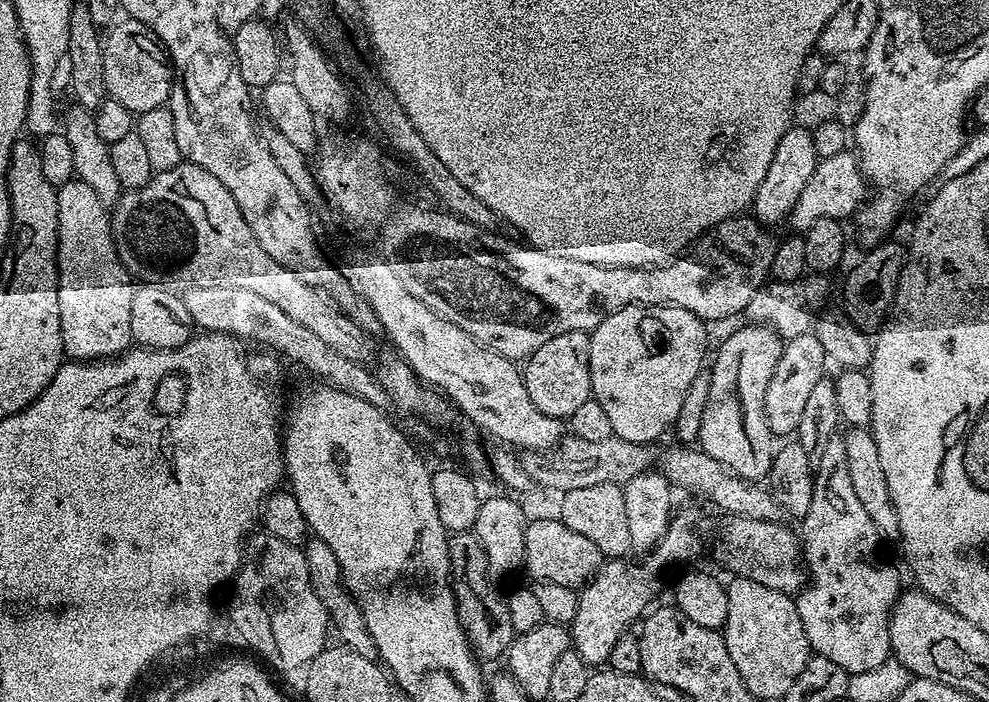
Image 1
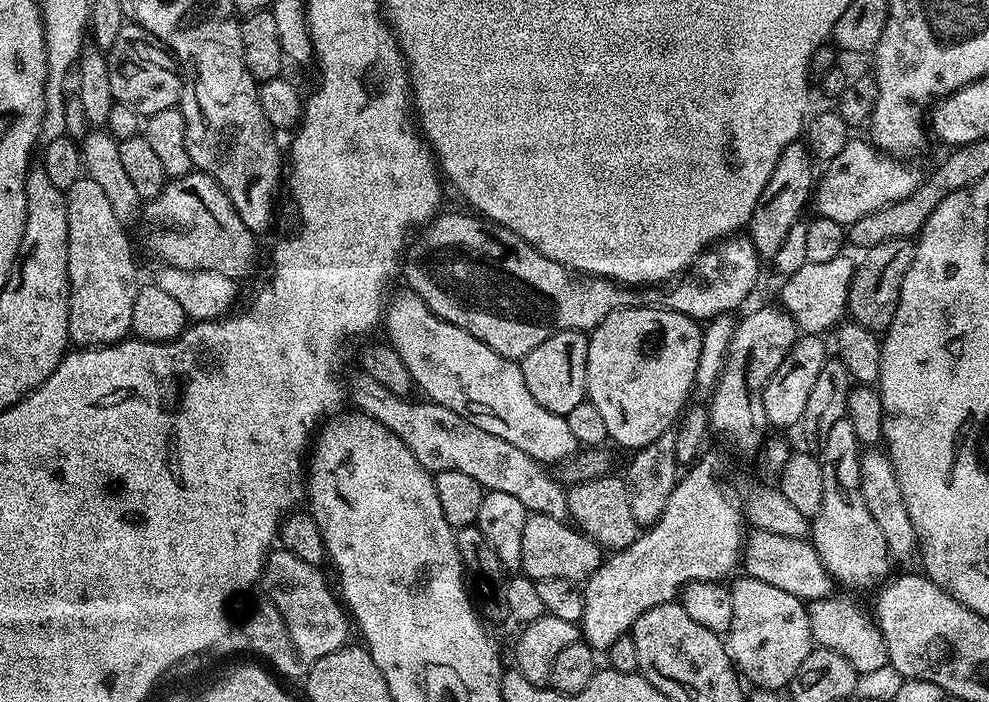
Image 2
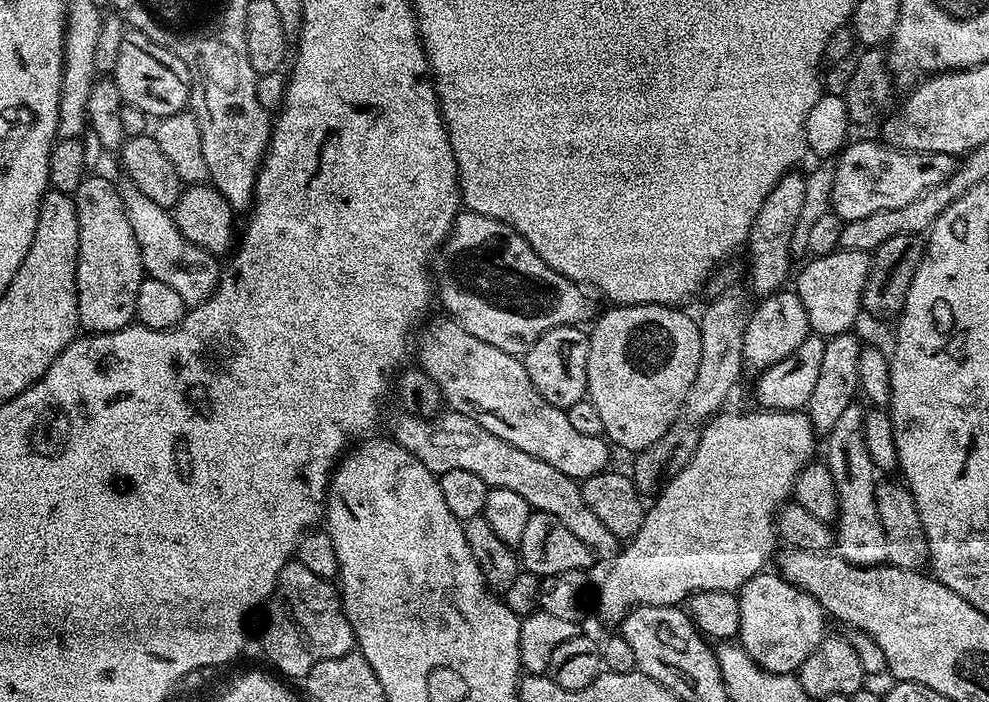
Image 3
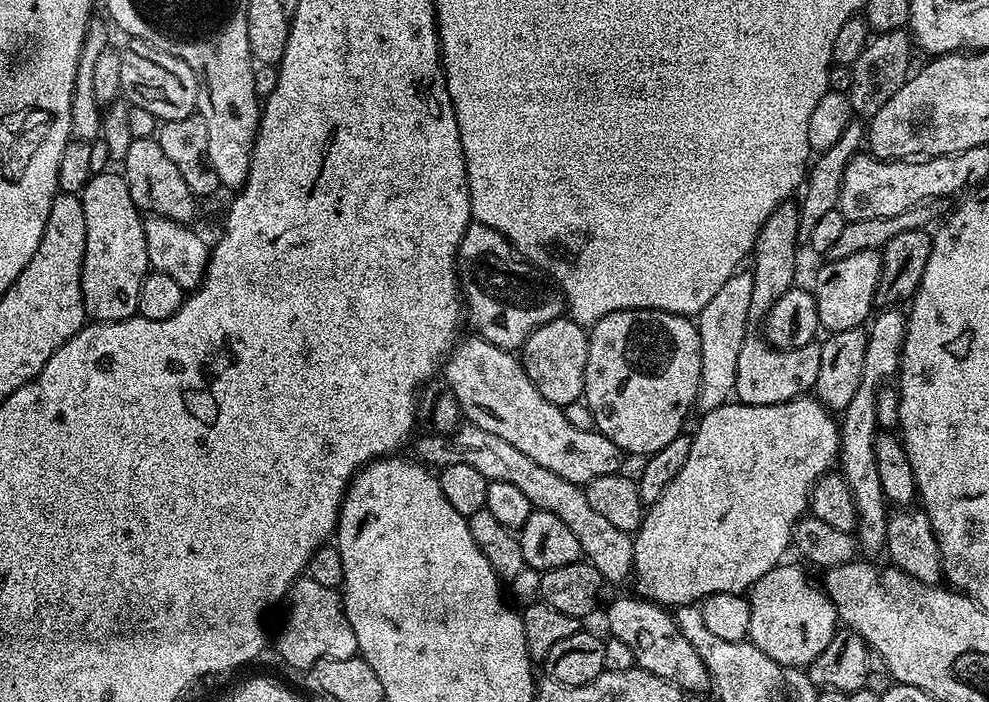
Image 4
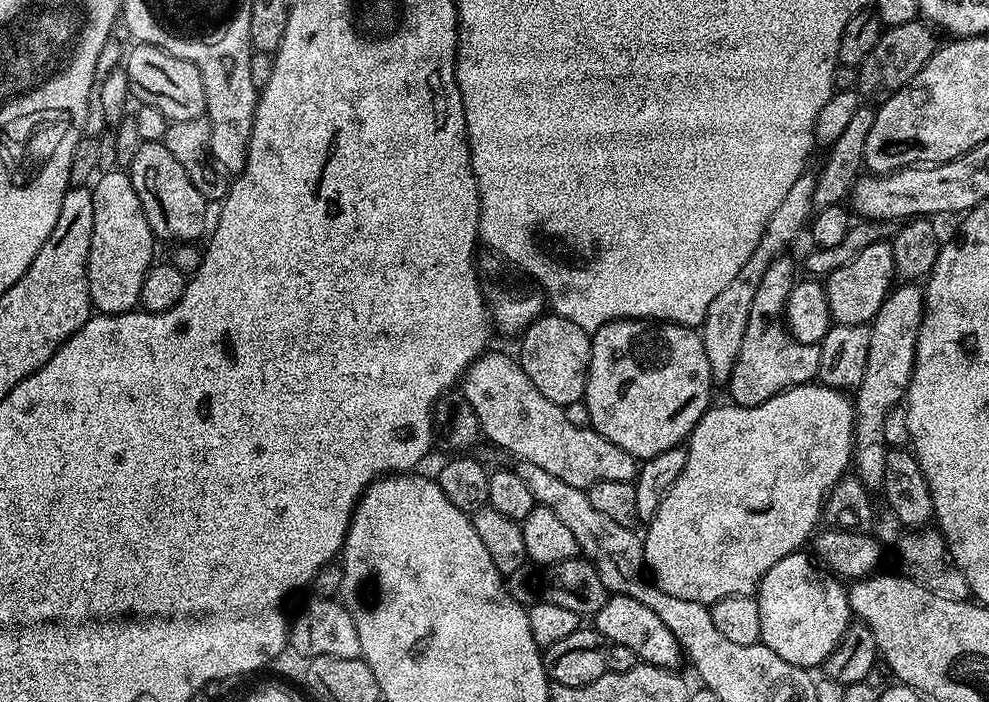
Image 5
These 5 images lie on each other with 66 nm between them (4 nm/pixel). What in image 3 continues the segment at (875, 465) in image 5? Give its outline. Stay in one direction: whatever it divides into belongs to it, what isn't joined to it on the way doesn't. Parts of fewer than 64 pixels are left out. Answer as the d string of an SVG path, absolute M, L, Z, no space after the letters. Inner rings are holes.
M853 402L842 410L836 419L835 425L826 437L828 444L828 457L826 463L830 470L830 478L834 480L834 490L838 494L838 510L834 521L834 548L847 564L856 564L859 568L874 568L883 565L886 561L886 534L882 522L878 518L876 505L876 485L878 473L870 462L870 454L866 450L864 441L864 414L865 409L859 408L859 403Z

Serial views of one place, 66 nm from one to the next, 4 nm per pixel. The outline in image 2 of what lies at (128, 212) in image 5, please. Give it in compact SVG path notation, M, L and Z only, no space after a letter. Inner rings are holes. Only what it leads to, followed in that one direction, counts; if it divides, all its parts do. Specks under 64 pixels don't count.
M87 174L64 192L68 223L68 338L81 348L116 344L132 332L136 284L136 260L124 233L125 221L114 214L102 186Z

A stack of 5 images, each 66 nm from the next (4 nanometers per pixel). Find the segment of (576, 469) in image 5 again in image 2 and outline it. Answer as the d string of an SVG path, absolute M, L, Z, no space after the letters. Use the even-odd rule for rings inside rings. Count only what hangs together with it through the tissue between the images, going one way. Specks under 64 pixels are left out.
M403 291L387 301L382 324L385 329L388 327L387 339L393 350L402 358L402 362L406 362L406 370L410 370L413 385L417 389L421 388L431 403L446 406L446 410L454 410L454 414L486 430L486 434L498 434L498 438L506 438L506 442L518 446L518 450L526 450L530 458L539 460L545 466L559 465L576 455L578 445L574 434L570 434L567 419L546 410L546 406L538 406L534 394L530 394L530 389L526 387L526 378L517 361L507 360L502 354L490 350L486 342L474 338L474 334L461 328L453 328L450 322L441 320L438 314L428 309L428 304L415 292Z

